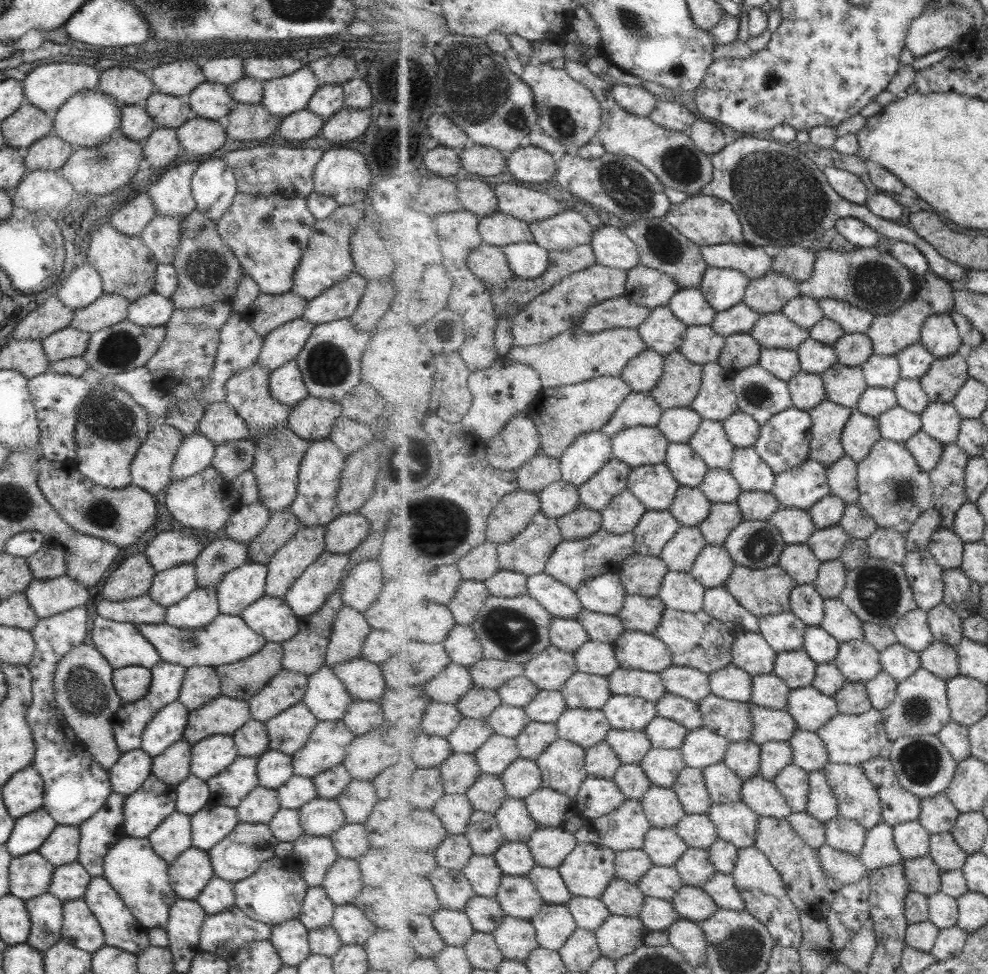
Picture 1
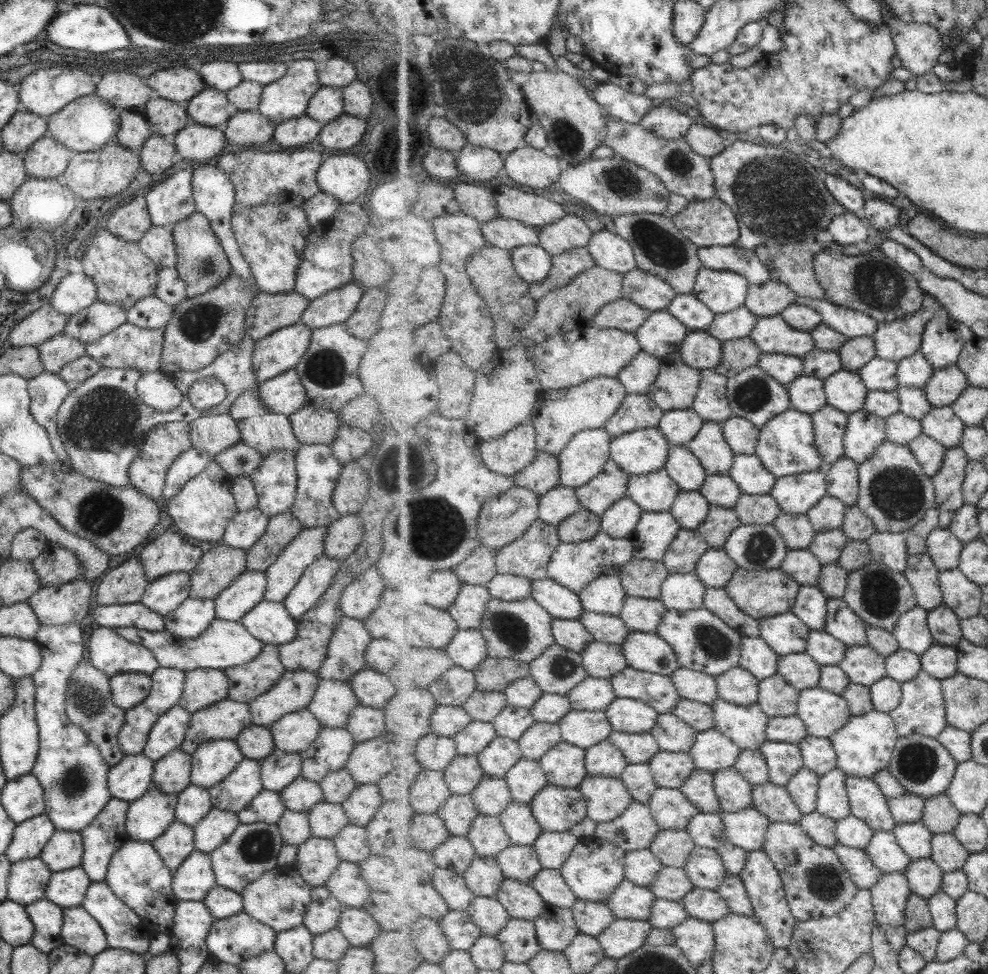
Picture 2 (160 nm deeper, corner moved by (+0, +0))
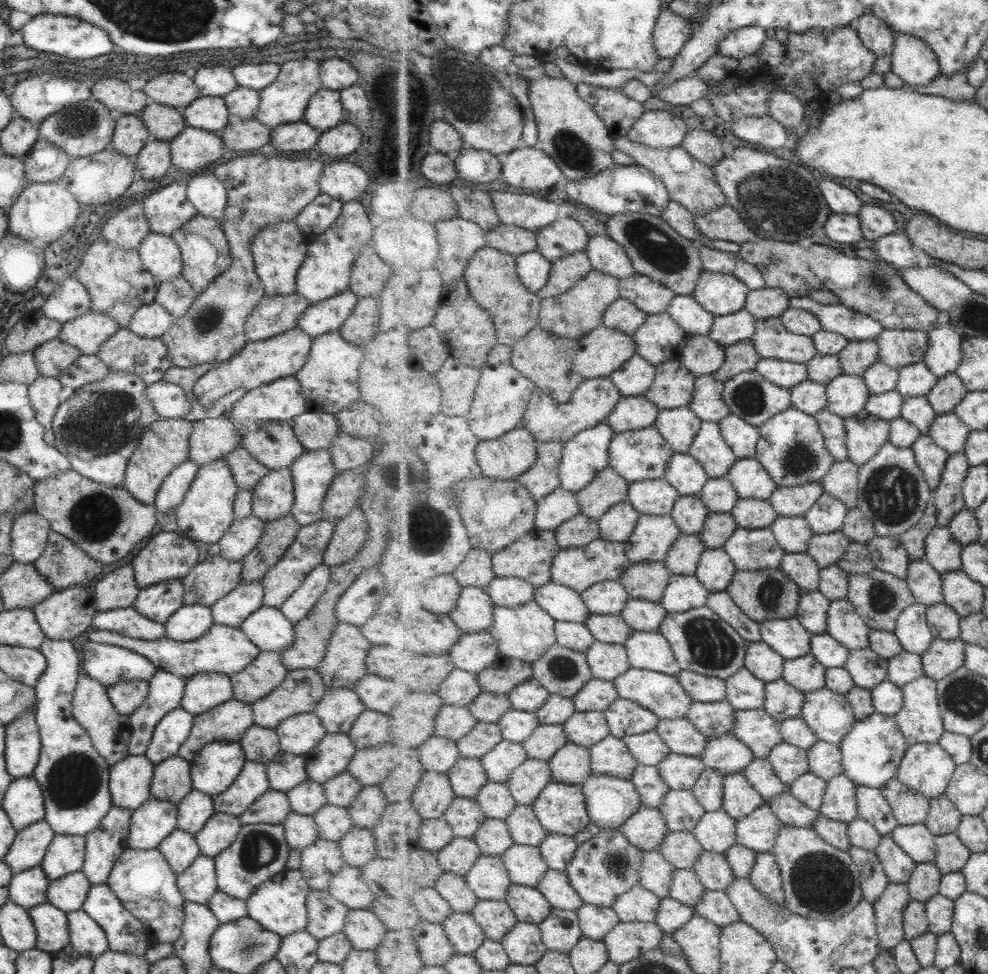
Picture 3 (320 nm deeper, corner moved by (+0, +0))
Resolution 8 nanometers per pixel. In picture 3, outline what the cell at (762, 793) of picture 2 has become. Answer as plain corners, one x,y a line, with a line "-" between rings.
789,790
776,796
769,802
773,812
784,822
784,824
795,827
812,827
820,817
821,812
809,808
809,805
803,804

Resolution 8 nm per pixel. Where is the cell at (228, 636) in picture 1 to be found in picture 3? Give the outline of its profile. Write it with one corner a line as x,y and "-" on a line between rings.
215,623
201,638
189,642
177,642
166,636
157,640
134,639
106,630
89,629
85,634
87,634
86,639
91,642
112,644
113,646
136,652
153,664
157,671
162,670
163,672
173,673
184,679
188,679
194,674
213,672
229,676
245,668
260,652
254,644
247,640
241,629

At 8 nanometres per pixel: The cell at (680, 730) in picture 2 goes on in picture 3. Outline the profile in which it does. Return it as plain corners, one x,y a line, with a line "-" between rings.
686,718
661,719
656,731
669,745
670,752
678,755
701,757
708,747
708,736

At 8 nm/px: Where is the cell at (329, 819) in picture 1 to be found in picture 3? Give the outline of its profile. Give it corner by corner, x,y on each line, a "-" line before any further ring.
329,804
318,808
311,817
317,825
318,838
334,843
341,840
341,837
354,825
345,808

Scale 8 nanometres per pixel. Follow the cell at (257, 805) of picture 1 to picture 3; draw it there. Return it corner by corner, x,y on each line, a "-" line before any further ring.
269,789
246,808
238,819
242,825
259,823
281,825
289,813
289,801
284,793

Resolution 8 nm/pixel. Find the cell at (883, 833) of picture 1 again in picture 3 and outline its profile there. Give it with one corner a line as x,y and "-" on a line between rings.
891,834
884,835
881,844
874,851
880,857
881,864
891,883
908,883
912,879
917,862
904,851

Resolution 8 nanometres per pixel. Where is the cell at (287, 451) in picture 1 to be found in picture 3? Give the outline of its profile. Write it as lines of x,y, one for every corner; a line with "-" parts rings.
289,469
268,471
250,491
252,516
267,522
288,515
293,505
292,486

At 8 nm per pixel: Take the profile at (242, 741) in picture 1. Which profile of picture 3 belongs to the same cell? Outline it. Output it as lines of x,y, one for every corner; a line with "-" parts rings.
254,725
243,733
238,743
247,761
264,765
280,751
276,732

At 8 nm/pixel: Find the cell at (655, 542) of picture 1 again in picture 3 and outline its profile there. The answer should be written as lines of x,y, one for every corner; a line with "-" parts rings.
641,515
636,530
624,542
633,562
664,561
682,530
671,515

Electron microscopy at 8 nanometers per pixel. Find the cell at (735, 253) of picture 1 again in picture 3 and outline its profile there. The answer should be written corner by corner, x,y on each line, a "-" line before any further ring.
699,246
701,260
704,261
704,270
709,272
723,272
736,276
750,288
759,290
765,288
766,280
763,273
755,264
745,260
739,252
733,250
725,252
718,248

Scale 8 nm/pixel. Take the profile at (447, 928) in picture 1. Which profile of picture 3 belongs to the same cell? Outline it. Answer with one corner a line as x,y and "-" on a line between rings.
453,912
442,926
458,954
474,955
487,940
471,913

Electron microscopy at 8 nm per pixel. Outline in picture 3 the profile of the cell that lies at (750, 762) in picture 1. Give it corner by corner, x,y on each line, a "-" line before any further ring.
768,758
753,760
752,764
746,768
744,775
748,777
751,784
760,792
767,803
790,790
790,786
776,775
774,766

